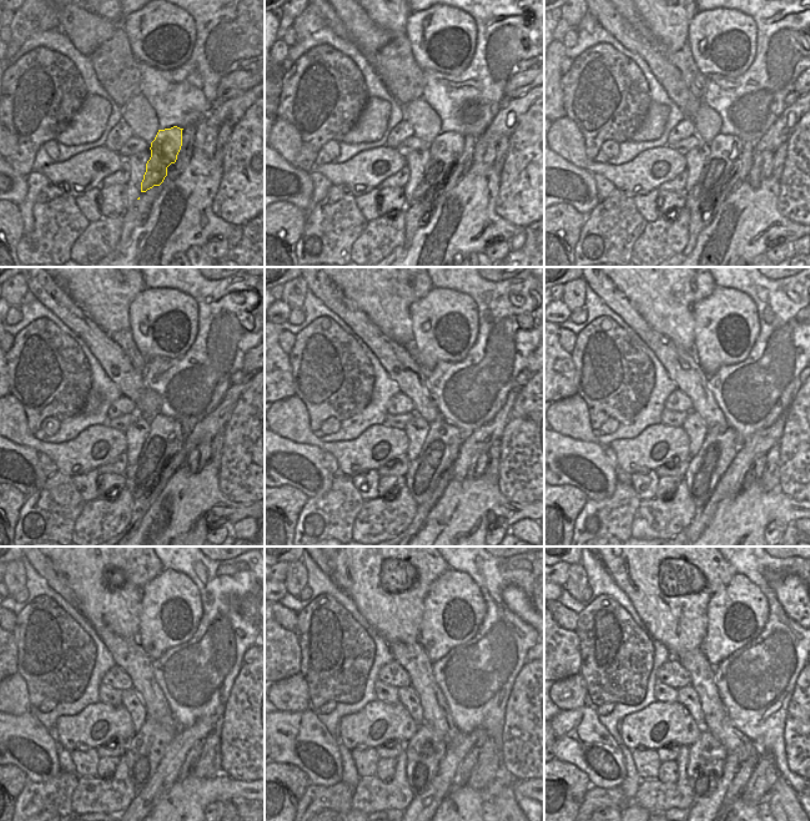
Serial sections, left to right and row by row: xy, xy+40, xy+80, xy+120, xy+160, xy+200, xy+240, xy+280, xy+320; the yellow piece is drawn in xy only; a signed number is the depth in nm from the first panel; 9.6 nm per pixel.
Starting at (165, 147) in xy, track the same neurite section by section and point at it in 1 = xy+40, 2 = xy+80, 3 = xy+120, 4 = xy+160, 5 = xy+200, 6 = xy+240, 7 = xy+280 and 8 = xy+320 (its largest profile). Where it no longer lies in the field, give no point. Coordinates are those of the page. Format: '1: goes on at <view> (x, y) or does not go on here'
1: goes on at xy+40 (446, 149)
2: goes on at xy+80 (725, 150)
3: goes on at xy+120 (165, 439)
4: goes on at xy+160 (441, 447)
5: goes on at xy+200 (718, 449)
6: goes on at xy+240 (146, 748)
7: goes on at xy+280 (426, 749)
8: goes on at xy+320 (707, 756)

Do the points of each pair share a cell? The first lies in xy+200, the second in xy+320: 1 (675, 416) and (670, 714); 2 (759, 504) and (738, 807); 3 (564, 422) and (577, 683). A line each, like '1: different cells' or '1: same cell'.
1: different cells
2: same cell
3: same cell

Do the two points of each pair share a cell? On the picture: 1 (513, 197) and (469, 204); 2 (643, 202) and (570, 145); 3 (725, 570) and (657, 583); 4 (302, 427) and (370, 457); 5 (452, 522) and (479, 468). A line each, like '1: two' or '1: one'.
1: two
2: two
3: one
4: one
5: two

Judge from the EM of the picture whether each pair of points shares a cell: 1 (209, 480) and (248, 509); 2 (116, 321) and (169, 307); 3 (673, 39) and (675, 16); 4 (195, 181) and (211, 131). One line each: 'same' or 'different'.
1: same
2: different
3: same
4: different

